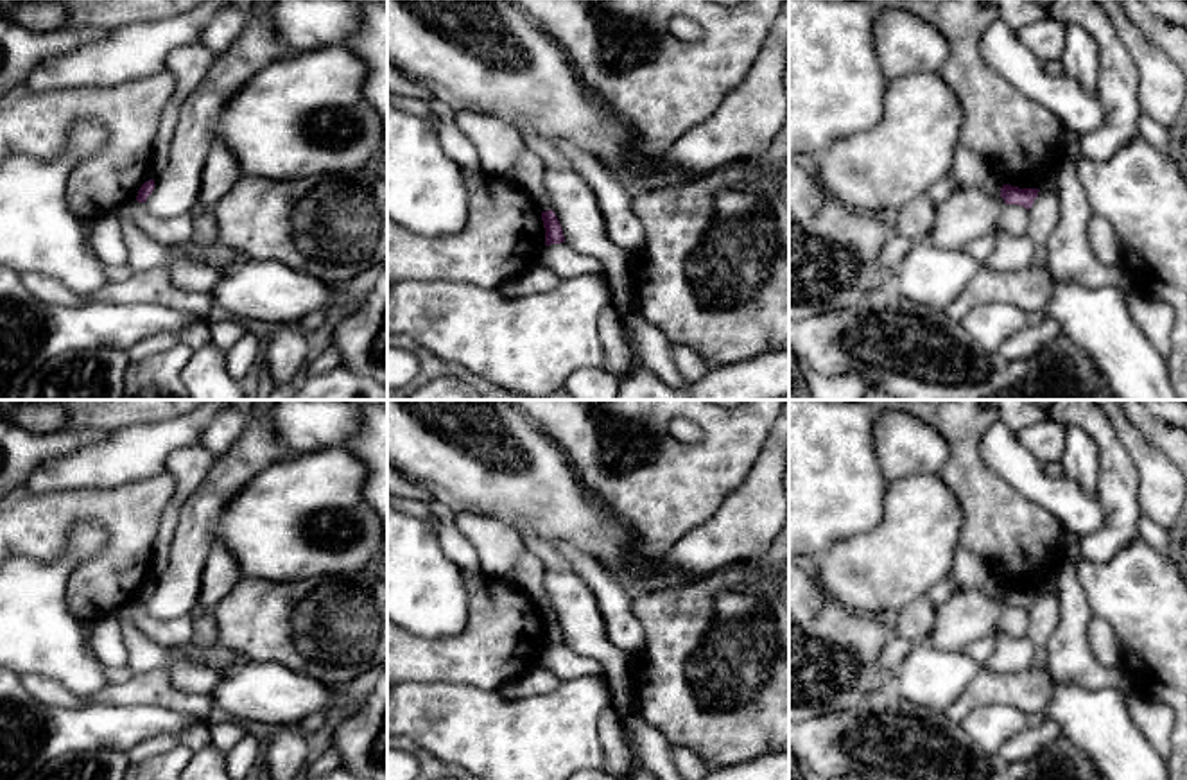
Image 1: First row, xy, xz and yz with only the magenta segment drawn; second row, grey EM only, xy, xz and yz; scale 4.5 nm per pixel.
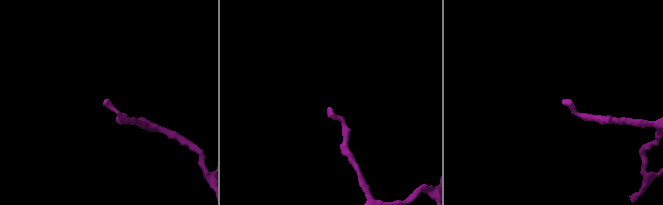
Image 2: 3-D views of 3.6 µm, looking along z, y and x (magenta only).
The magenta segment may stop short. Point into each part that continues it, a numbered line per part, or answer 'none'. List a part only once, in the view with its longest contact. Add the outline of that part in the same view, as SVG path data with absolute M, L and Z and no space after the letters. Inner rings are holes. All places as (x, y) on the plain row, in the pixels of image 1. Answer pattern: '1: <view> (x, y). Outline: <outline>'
none

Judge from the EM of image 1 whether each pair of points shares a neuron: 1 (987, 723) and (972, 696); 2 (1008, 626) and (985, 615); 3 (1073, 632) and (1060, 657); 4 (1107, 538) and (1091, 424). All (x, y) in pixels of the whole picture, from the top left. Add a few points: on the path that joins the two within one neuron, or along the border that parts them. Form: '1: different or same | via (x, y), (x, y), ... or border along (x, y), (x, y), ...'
1: different | border along (1019, 709), (983, 705), (972, 709), (960, 723)
2: different | border along (1005, 605), (994, 628)
3: same | via (1069, 637), (1065, 651)
4: same | via (1116, 510), (1116, 465), (1112, 452)

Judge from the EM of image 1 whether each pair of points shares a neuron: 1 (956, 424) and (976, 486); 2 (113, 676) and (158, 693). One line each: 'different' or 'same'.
1: same
2: different

